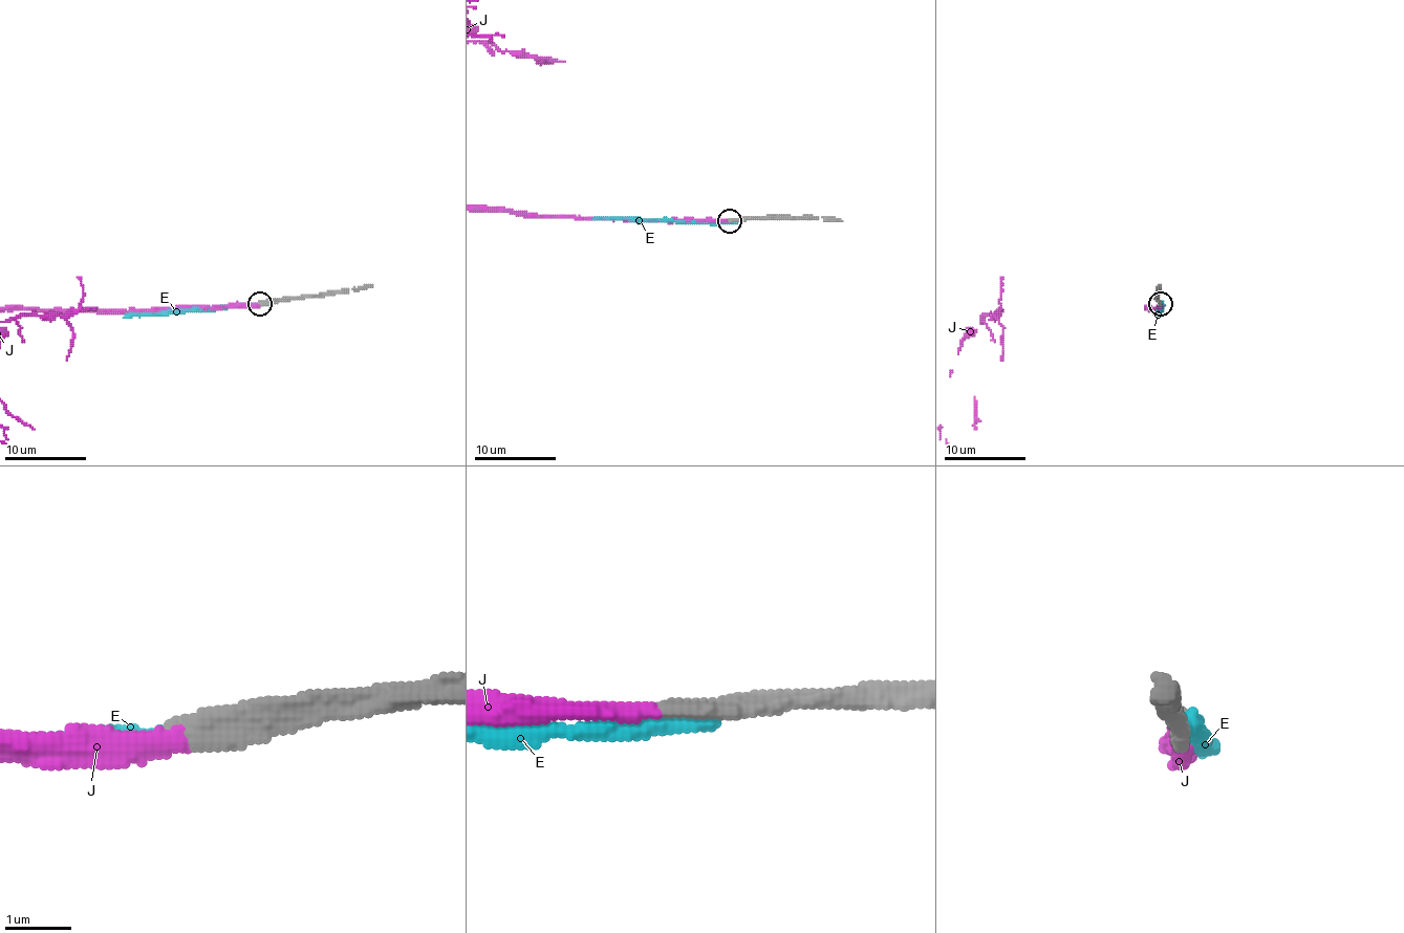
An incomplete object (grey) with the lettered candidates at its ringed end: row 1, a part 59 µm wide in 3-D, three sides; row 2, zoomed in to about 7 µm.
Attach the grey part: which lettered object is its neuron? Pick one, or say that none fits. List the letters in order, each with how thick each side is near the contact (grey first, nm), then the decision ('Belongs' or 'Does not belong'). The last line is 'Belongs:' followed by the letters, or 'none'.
E: Thickness 440 nm (grey) against 340 nm. Does not belong
J: Thickness 360 nm (grey) against 300 nm. Belongs
Belongs: J

